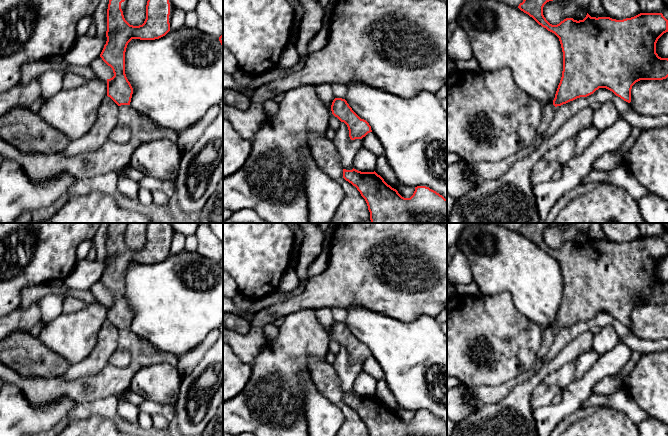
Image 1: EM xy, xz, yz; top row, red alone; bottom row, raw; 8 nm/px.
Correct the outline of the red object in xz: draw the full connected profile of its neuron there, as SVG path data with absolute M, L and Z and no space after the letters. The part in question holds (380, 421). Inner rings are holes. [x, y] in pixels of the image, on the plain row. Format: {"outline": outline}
{"outline": "M343 393L343 402L357 412L369 436L447 436L447 423L426 410L417 410L410 422L402 421L374 396Z"}

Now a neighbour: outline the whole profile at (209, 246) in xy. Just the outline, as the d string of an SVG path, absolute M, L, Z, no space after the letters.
M200 223L195 233L198 238L197 253L214 262L223 259L223 243L206 223Z

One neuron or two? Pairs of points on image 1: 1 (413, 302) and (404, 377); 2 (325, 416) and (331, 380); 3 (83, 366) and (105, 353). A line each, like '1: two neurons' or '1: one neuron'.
1: two neurons
2: two neurons
3: one neuron

